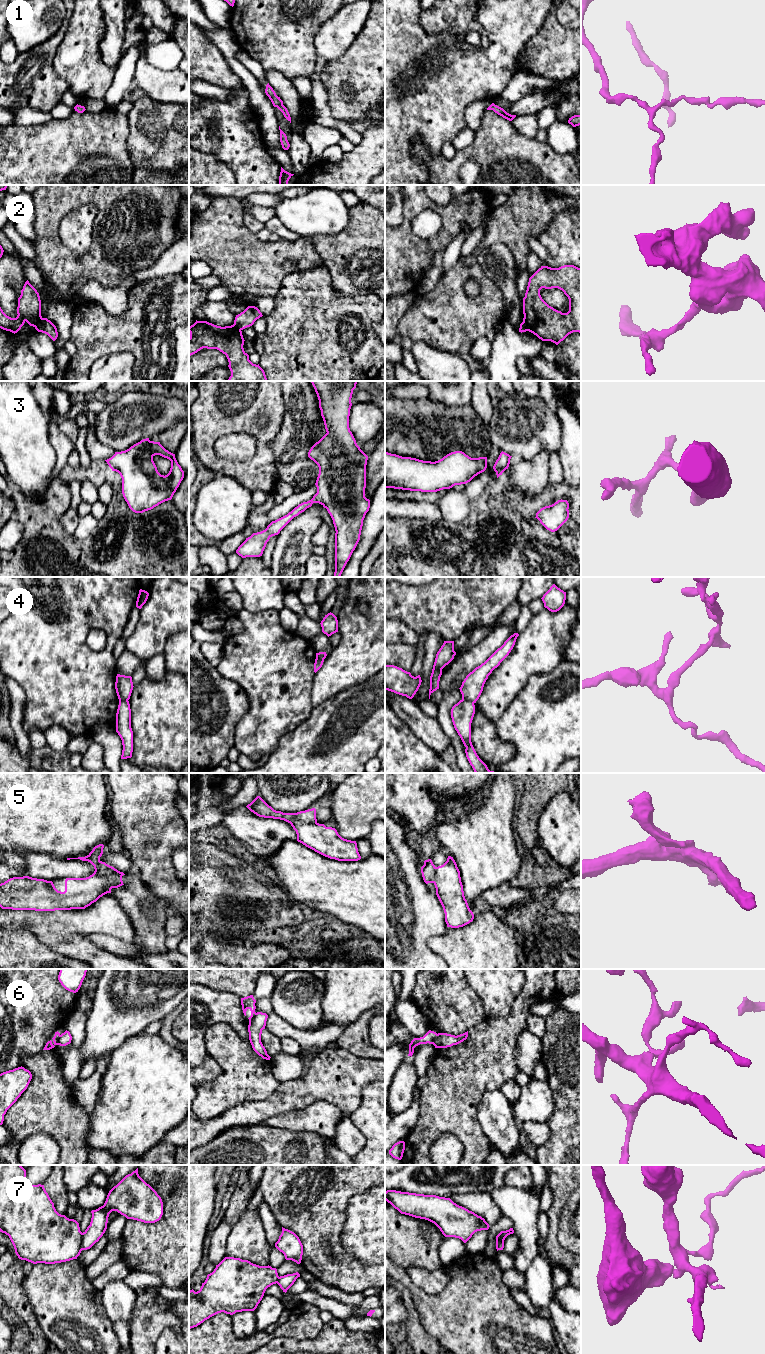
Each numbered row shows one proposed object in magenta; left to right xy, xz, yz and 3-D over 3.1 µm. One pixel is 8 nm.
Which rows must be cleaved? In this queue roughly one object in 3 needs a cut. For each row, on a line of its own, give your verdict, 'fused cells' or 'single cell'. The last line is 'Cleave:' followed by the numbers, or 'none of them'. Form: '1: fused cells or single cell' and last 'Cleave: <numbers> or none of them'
1: single cell
2: fused cells
3: single cell
4: fused cells
5: fused cells
6: fused cells
7: fused cells
Cleave: 2, 4, 5, 6, 7

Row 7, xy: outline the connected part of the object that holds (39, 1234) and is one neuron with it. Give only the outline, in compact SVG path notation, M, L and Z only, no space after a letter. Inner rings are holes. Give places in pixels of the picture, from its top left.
M0 1165L0 1232L9 1236L19 1259L33 1264L70 1261L82 1251L79 1223L59 1214L44 1185L28 1183L21 1165Z

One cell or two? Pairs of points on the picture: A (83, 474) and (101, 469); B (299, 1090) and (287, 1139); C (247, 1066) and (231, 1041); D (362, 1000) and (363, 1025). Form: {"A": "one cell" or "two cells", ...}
{"A": "one cell", "B": "two cells", "C": "one cell", "D": "two cells"}

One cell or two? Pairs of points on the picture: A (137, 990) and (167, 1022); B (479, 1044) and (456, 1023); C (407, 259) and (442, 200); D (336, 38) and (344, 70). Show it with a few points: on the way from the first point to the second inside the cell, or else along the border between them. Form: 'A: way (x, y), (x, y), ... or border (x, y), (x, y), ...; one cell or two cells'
A: border (178, 1005), (161, 1019); two cells
B: border (485, 1017), (467, 1030); two cells
C: border (427, 195), (440, 205), (446, 205), (451, 200); two cells
D: border (355, 37), (352, 44), (338, 58), (327, 62); two cells

